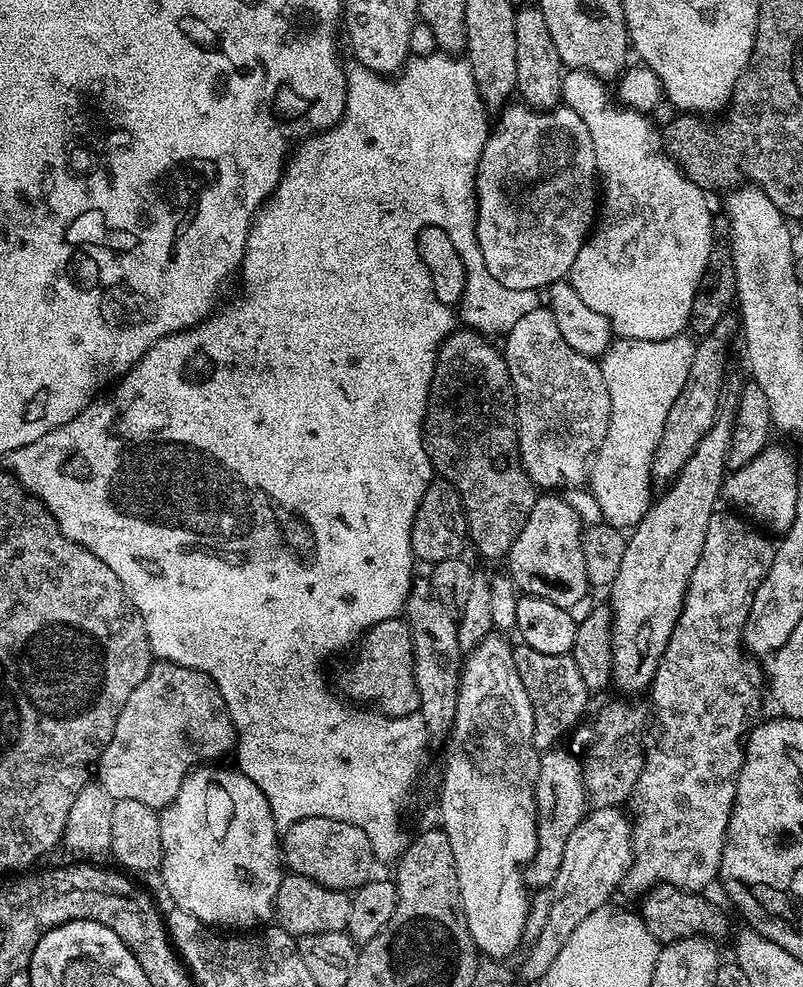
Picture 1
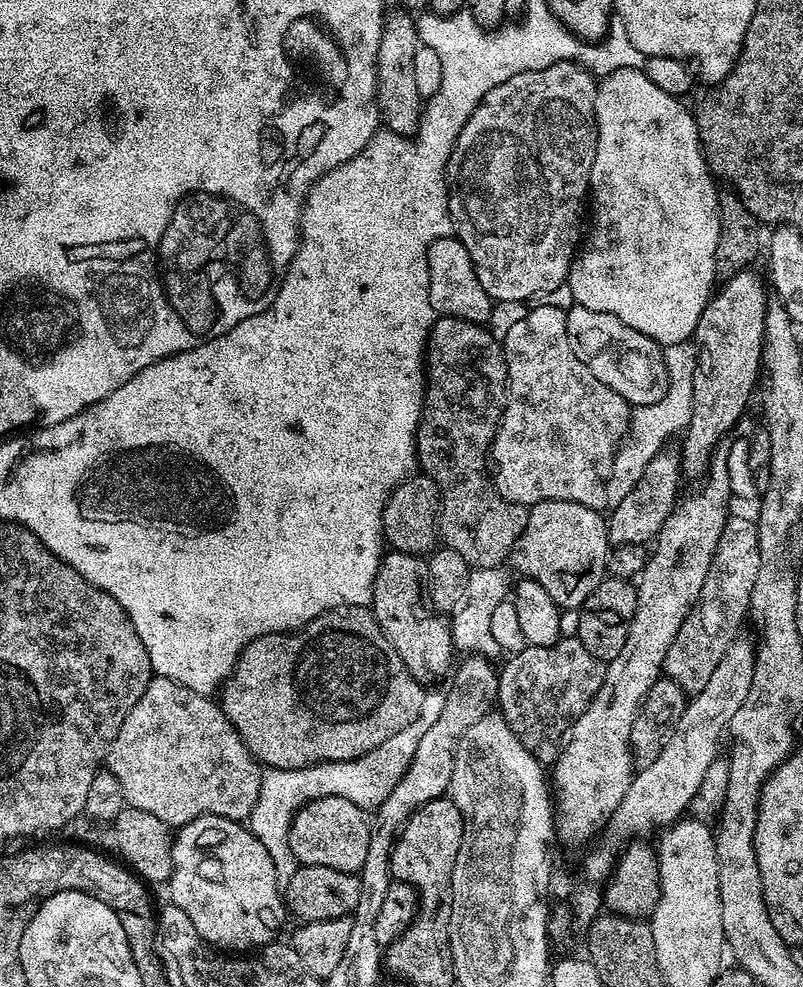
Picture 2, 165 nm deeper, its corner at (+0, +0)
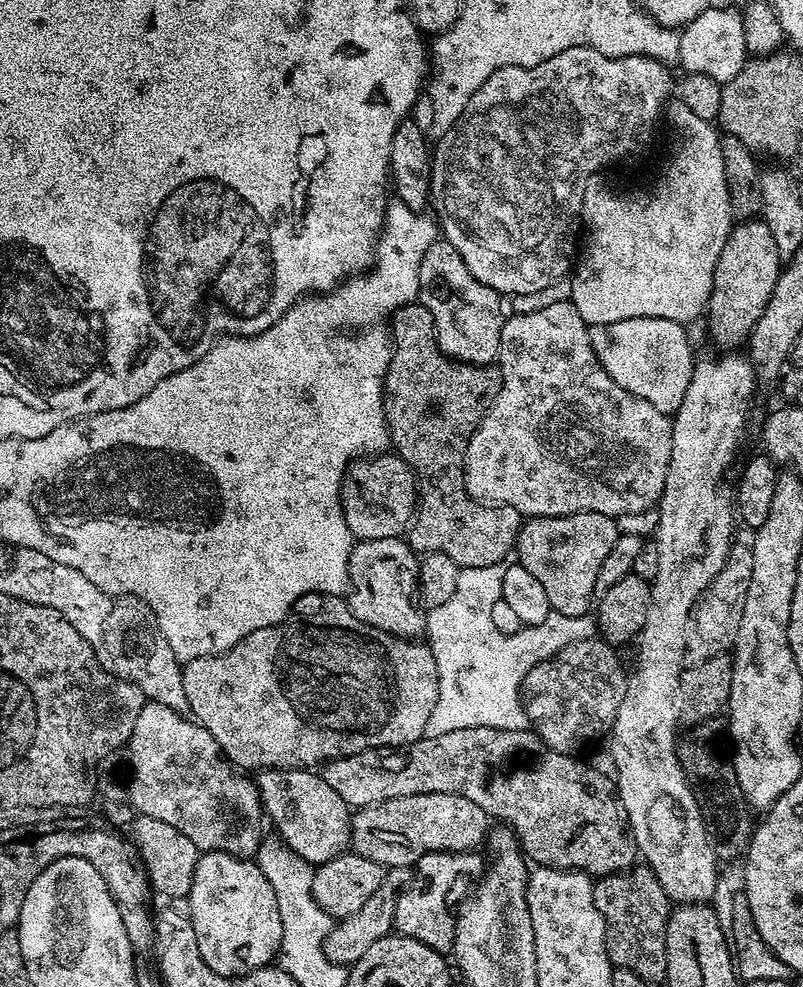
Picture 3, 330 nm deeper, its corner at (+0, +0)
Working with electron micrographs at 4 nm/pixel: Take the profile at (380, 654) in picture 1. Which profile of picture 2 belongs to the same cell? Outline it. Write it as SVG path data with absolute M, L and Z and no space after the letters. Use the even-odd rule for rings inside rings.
M347 604L341 608L331 608L318 618L314 618L305 624L303 628L295 632L271 632L265 636L254 638L254 642L247 644L234 666L232 675L219 689L218 703L221 710L230 718L234 730L238 730L240 741L248 747L249 752L260 761L264 768L308 768L312 764L325 764L325 762L342 762L343 760L356 760L365 756L370 750L382 746L386 738L394 738L398 730L406 730L410 722L421 719L424 716L426 703L426 688L420 684L406 670L406 662L398 658L398 650L390 646L386 634L378 626L378 622L372 617L371 607L362 604Z

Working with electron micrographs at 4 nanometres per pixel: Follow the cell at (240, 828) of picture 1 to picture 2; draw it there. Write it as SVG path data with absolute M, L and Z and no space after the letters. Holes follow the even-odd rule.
M207 812L205 816L194 818L194 822L183 824L172 841L172 888L171 903L186 910L186 918L202 939L207 940L217 950L227 950L232 954L244 954L249 950L259 950L277 939L280 927L286 917L286 901L282 895L282 885L276 881L274 862L266 854L266 846L254 838L251 827L241 821L222 818Z

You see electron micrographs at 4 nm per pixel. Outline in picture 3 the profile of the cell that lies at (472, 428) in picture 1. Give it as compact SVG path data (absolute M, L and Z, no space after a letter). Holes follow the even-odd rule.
M419 302L402 306L392 313L390 339L393 349L392 361L384 376L384 417L388 423L391 447L395 455L402 457L412 468L418 489L418 507L406 533L408 544L417 554L446 554L446 558L454 558L460 569L504 564L513 555L516 546L522 523L520 512L507 506L474 500L464 488L464 449L500 392L499 367L461 364L459 360L445 356L436 344L434 318L430 310Z

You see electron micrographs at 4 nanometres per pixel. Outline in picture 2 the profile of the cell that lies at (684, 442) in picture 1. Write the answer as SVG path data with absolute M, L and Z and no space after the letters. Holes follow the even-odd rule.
M661 450L657 452L656 456L647 463L646 470L639 476L639 480L631 488L630 494L611 509L612 516L609 515L606 522L609 545L616 547L651 543L678 503L680 479L682 479L682 473L679 455L675 451Z

